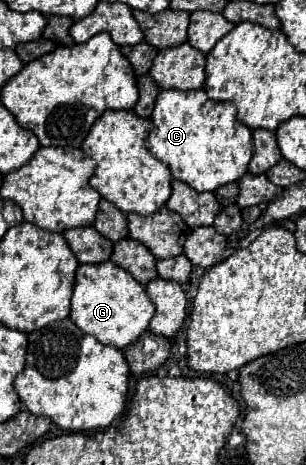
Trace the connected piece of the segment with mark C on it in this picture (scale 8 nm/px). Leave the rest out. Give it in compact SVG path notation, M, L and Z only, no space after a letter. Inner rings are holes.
M200 88L200 90L162 90L156 98L156 106L154 106L154 112L152 112L152 124L154 128L150 130L150 136L146 140L146 146L148 150L152 150L154 156L158 156L162 162L166 162L170 166L170 172L174 176L174 180L182 180L186 184L190 184L196 192L214 192L218 190L220 186L224 184L230 184L230 182L238 182L246 172L248 172L248 162L252 158L252 152L254 152L254 144L252 144L252 130L248 126L244 126L242 122L238 122L236 118L236 106L232 106L230 102L212 102L206 92Z

